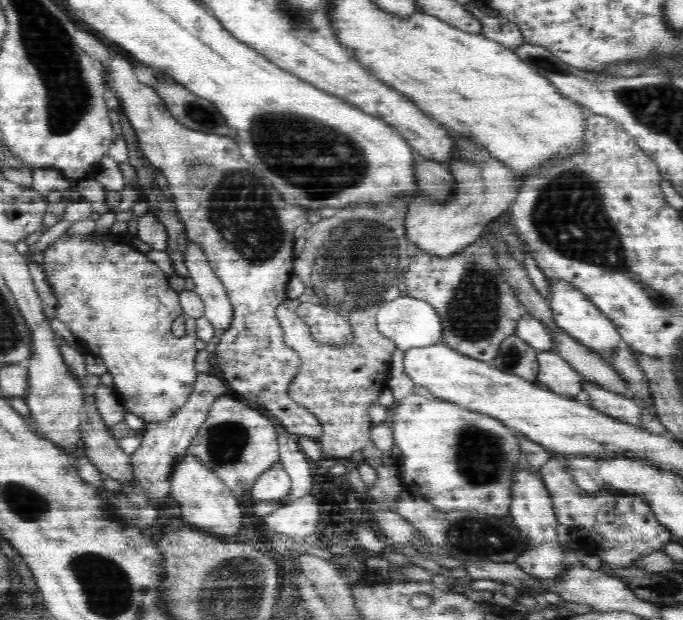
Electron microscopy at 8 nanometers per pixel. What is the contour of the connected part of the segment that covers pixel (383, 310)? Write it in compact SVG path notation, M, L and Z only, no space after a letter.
M399 295L394 300L382 302L377 309L376 324L380 333L392 339L404 352L410 351L411 348L436 344L438 341L443 342L444 338L440 316L436 314L436 309L427 302L408 295Z

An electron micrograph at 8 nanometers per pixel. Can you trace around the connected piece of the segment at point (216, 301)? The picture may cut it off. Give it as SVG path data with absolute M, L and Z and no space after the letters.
M188 238L184 251L184 263L188 269L188 276L194 281L193 291L204 301L204 318L213 326L214 340L207 350L214 351L220 335L231 326L234 309L225 291L224 285L212 271L204 251Z

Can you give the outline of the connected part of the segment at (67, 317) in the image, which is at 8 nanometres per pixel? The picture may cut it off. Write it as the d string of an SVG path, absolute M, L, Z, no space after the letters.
M70 238L70 240L58 240L54 242L46 254L43 255L43 265L46 268L46 276L48 276L48 282L52 284L52 290L54 294L58 296L58 318L64 322L64 324L69 328L69 330L76 336L76 338L86 342L84 347L84 352L91 353L92 355L99 356L105 362L107 366L107 372L111 373L113 376L113 387L121 394L122 405L128 413L136 415L138 418L142 418L144 424L149 424L152 421L160 421L161 419L167 419L169 416L172 416L172 412L176 412L180 406L184 406L186 398L189 396L189 392L193 388L193 382L198 376L196 371L194 358L196 358L196 319L189 317L185 321L186 334L184 336L176 337L172 333L172 324L178 316L182 316L183 307L179 303L179 296L170 290L168 286L168 278L164 276L164 272L152 261L148 260L148 256L132 250L132 244L120 244L116 240L102 240L98 244L94 244L92 240L84 240L82 238Z

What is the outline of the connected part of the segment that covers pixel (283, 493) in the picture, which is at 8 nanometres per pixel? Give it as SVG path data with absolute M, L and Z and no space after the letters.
M276 462L256 480L249 497L258 502L280 500L290 494L290 486L292 486L292 479L280 463Z

